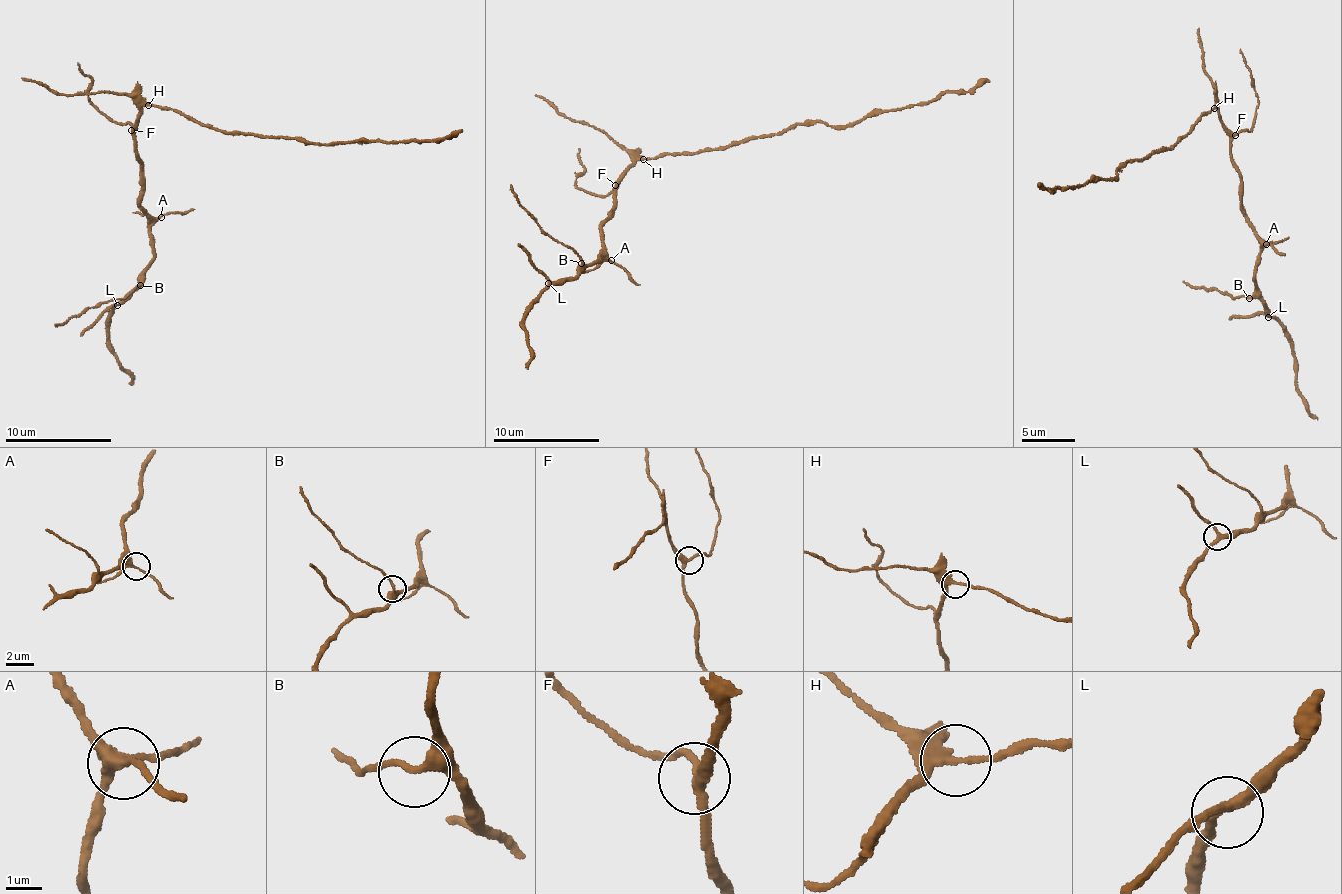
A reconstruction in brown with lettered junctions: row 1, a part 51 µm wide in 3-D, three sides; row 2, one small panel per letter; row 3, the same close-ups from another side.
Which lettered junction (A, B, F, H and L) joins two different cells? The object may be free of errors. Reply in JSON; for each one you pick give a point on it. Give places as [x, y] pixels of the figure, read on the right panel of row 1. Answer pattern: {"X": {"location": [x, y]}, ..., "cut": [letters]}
{"cut": []}

